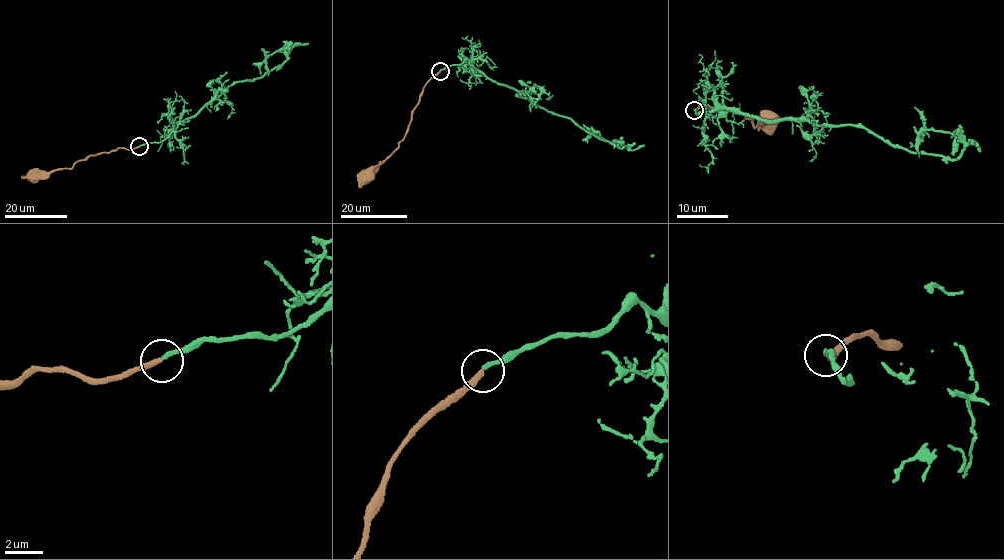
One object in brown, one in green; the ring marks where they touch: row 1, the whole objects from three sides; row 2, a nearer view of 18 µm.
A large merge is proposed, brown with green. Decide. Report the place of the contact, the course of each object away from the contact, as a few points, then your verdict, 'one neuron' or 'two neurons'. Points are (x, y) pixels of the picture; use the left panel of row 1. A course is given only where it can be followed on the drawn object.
place (139, 146); course brown (139, 146), (92, 154), (70, 169), (34, 176); course green (139, 146), (162, 142), (175, 125), (232, 85), (282, 65), (288, 50), (268, 55), (261, 72); two neurons

